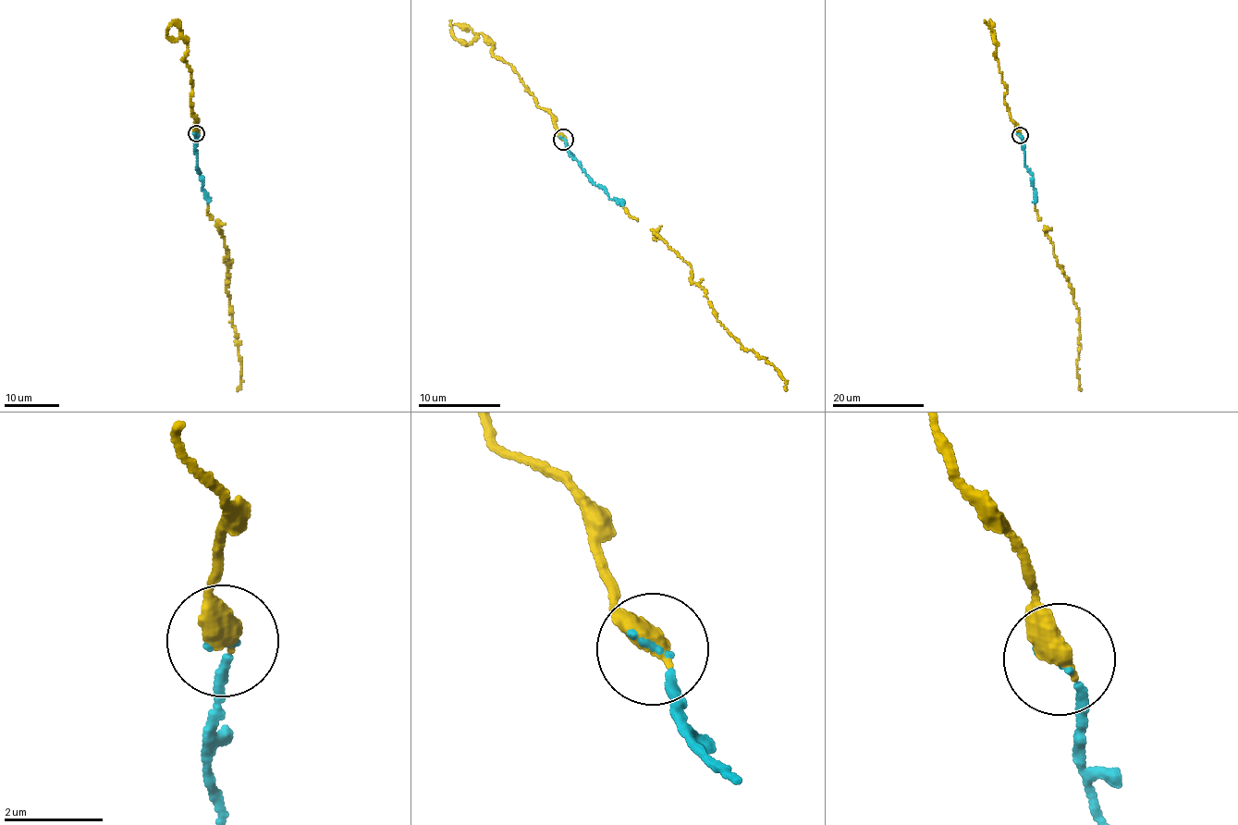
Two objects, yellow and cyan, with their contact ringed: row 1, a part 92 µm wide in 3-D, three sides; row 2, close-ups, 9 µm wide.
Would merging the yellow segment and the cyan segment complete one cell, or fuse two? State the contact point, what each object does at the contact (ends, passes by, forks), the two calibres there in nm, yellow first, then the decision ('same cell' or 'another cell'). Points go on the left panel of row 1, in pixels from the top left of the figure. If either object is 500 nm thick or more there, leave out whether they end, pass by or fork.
(196, 133) | 550/100 nm | same cell

